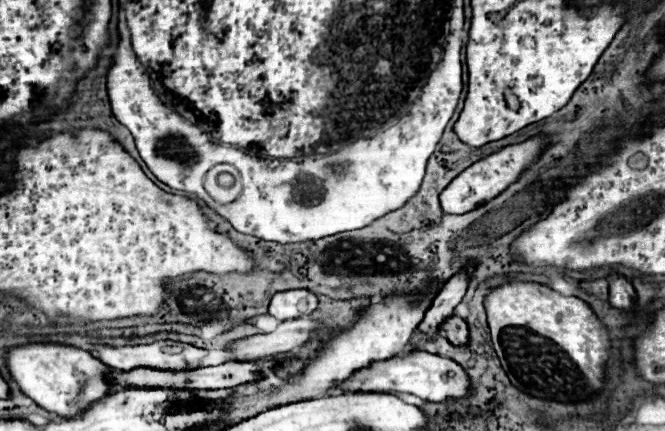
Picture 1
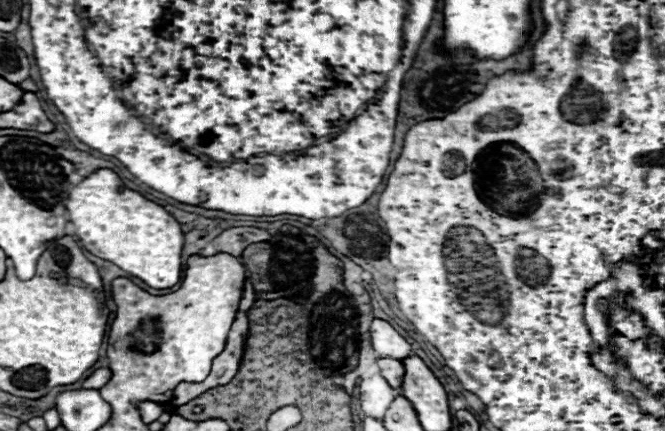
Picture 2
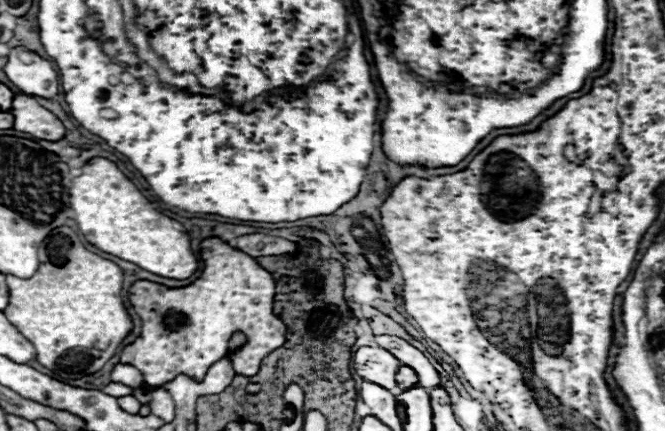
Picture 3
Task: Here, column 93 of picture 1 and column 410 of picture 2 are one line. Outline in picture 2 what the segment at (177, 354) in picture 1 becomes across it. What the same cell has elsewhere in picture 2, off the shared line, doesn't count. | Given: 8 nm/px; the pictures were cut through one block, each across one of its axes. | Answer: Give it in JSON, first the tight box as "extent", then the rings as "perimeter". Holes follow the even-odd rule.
{"extent":[370,318,412,360],"perimeter":[[[374,318],[370,324],[370,342],[380,356],[404,360],[412,354],[406,338],[400,336],[390,322],[380,320],[380,318]]]}

